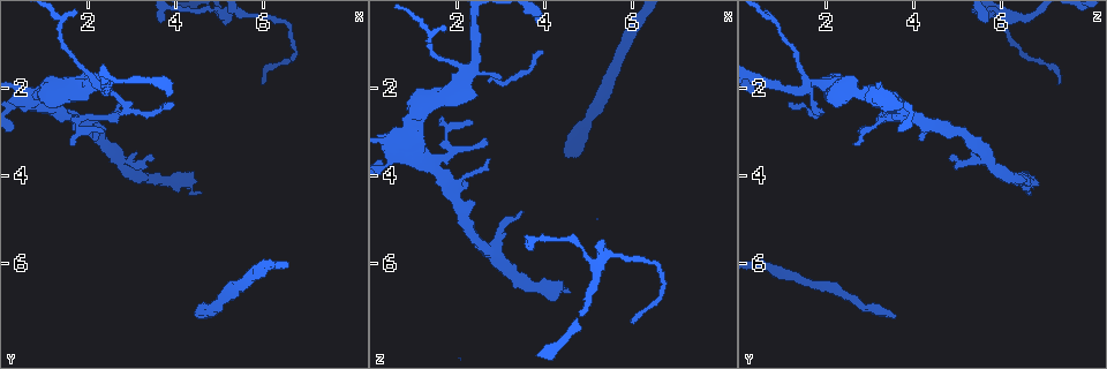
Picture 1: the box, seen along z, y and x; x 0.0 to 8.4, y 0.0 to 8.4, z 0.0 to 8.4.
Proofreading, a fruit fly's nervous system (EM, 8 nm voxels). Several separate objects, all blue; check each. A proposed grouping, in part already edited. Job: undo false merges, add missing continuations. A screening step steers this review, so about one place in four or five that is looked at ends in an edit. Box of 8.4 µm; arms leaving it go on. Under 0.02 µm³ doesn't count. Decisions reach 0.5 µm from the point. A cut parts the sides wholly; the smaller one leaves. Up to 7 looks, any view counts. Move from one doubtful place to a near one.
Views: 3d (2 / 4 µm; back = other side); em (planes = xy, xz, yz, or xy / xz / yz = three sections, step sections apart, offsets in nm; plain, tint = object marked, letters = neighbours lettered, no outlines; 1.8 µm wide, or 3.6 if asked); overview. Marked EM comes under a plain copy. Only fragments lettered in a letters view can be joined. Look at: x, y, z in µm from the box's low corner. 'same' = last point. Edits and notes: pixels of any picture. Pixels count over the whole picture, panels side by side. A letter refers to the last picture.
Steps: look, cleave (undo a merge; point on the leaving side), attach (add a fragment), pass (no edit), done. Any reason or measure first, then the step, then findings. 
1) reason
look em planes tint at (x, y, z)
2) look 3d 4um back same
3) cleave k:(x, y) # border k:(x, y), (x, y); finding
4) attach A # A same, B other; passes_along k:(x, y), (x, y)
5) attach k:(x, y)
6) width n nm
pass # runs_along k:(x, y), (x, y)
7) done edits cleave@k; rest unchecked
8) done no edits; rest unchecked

thin end
look em xy step 16 letters at (5.95, 1.85, 7.35)

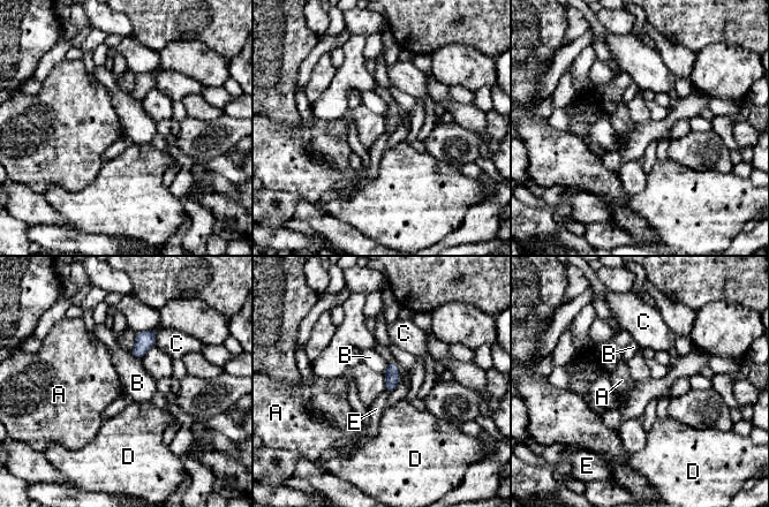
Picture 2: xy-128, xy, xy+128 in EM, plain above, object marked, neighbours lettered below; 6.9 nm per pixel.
another direction
look em planes letters same

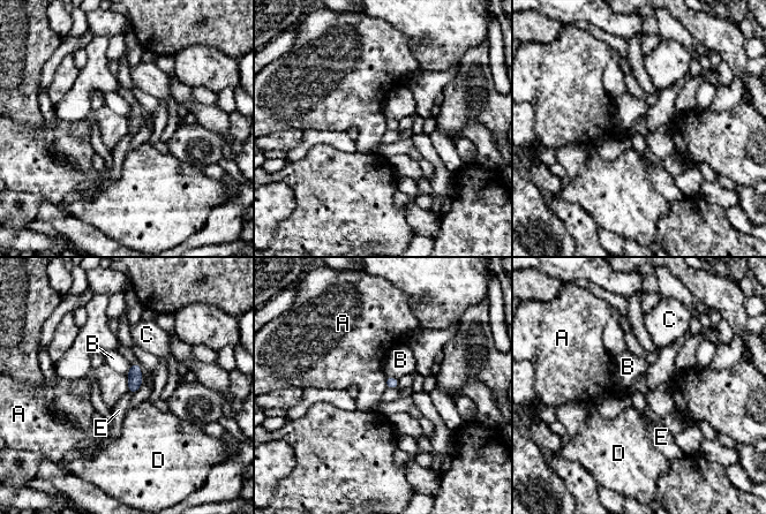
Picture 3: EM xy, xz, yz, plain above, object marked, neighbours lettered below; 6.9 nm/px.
longest_contact A 110 nm
attach E # A other, B other, C other, D other, E same; it goes on there

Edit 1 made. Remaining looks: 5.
four or more arms meet
look 3d 2um at (1.00, 2.15, 3.10)

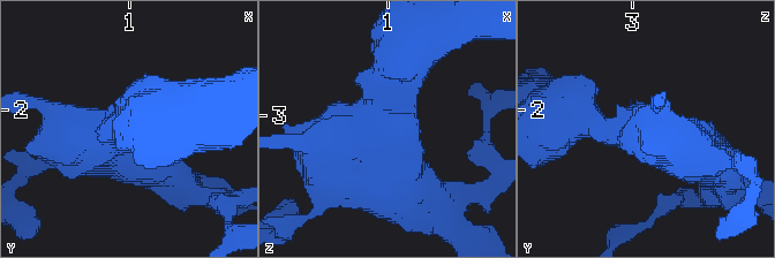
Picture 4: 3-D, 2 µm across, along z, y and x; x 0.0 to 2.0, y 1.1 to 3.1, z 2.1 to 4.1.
arms 4
look em planes letters at (1.00, 2.16, 3.04)

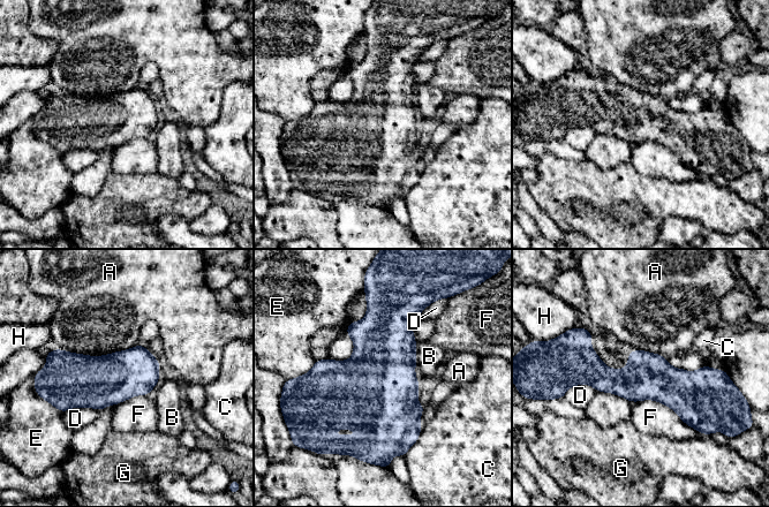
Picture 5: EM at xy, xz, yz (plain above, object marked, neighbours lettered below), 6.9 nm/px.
width 320 nm
pass # A other, B other, C other, D other, E other, F other, G other, H other; runs_along 5:(572, 372), (617, 381), (710, 384); all the same cell

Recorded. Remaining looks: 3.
branch stops here
look 3d 4um at (4.50, 7.20, 3.60)

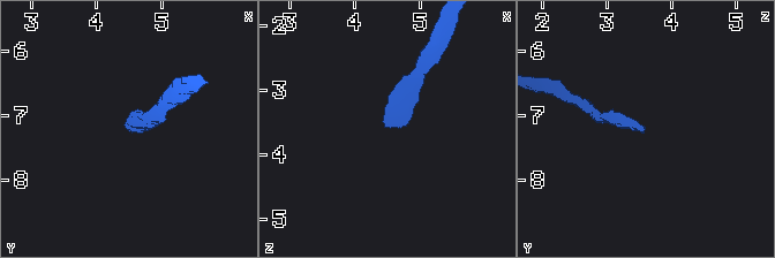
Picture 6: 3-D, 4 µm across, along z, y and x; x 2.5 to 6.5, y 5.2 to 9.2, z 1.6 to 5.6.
now the EM
look em xy step 4 letters at (4.50, 7.20, 3.60)

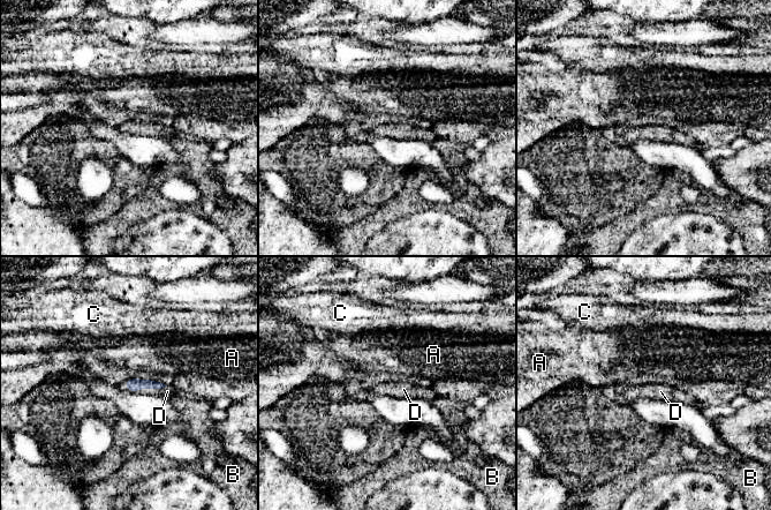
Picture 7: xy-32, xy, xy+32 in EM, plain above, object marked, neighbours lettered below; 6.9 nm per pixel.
look em planes letters same

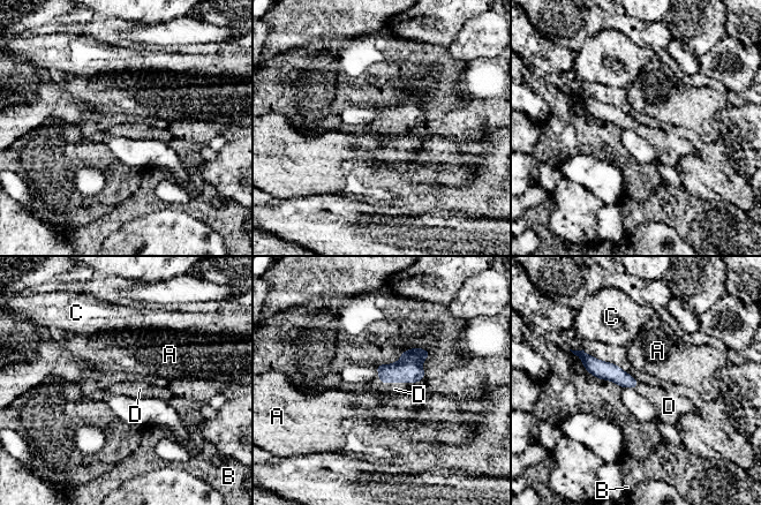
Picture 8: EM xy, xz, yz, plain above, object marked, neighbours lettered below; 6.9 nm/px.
width 110 nm
attach D # A other, B other, C other, D same; passes_along 8:(408, 369), (394, 382), (394, 389); it goes on there

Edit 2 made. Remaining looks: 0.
done edits attach@3, attach@8; rest unchecked

